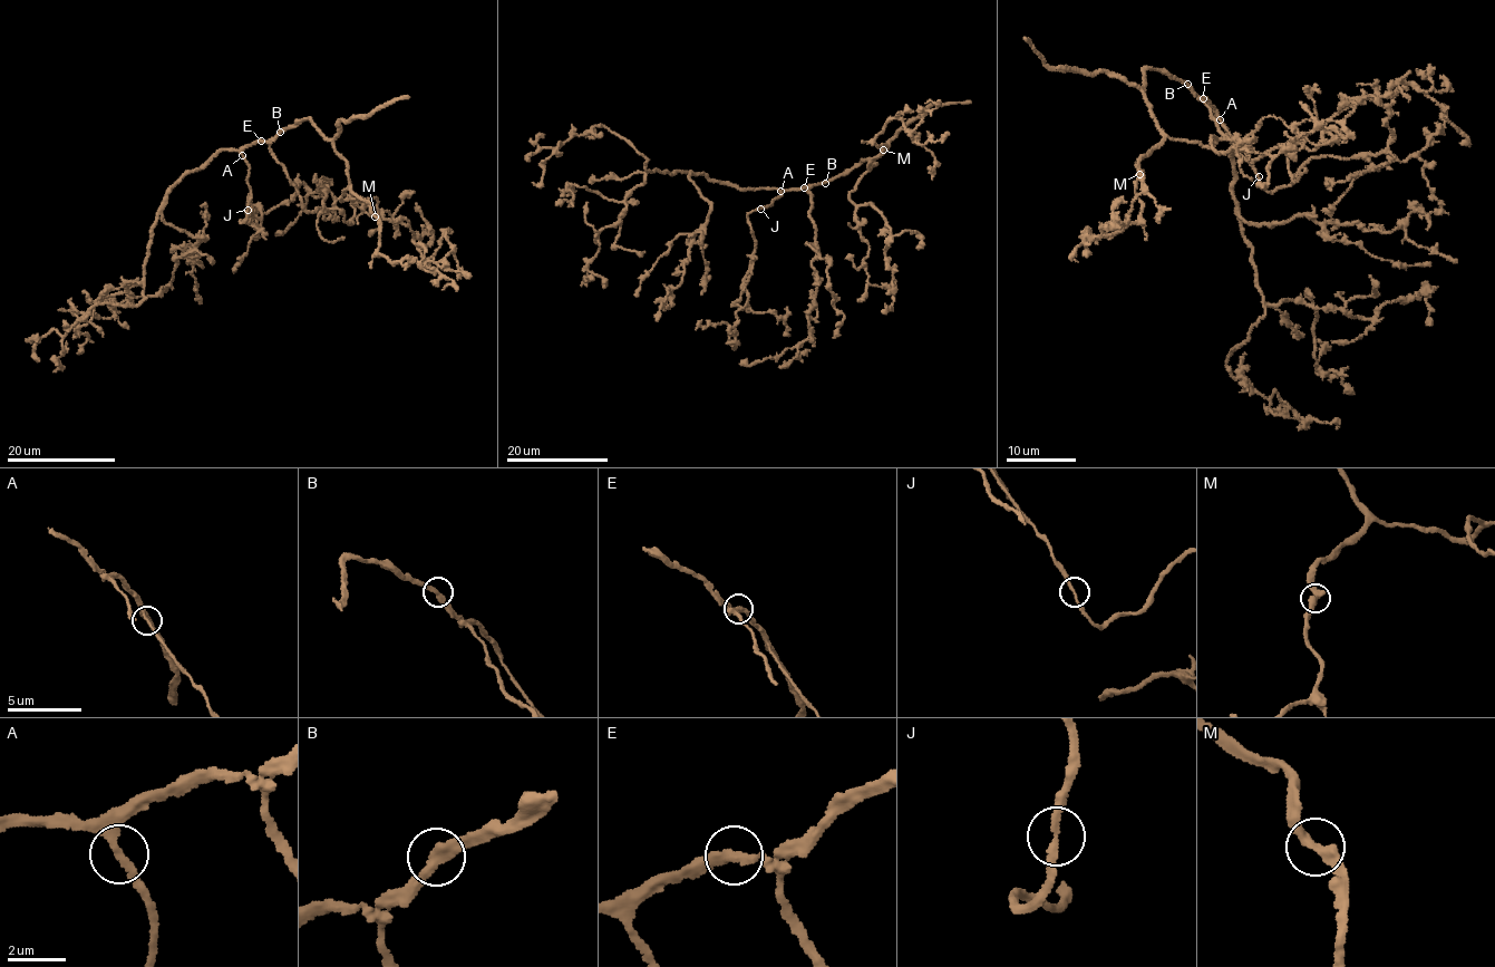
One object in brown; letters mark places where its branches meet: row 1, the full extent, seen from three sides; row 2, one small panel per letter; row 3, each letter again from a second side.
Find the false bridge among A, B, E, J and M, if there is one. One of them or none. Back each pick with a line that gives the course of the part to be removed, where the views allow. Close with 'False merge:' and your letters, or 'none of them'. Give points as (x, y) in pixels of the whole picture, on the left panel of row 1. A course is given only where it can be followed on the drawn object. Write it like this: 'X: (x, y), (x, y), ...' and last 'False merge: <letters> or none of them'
False merge: none of them

